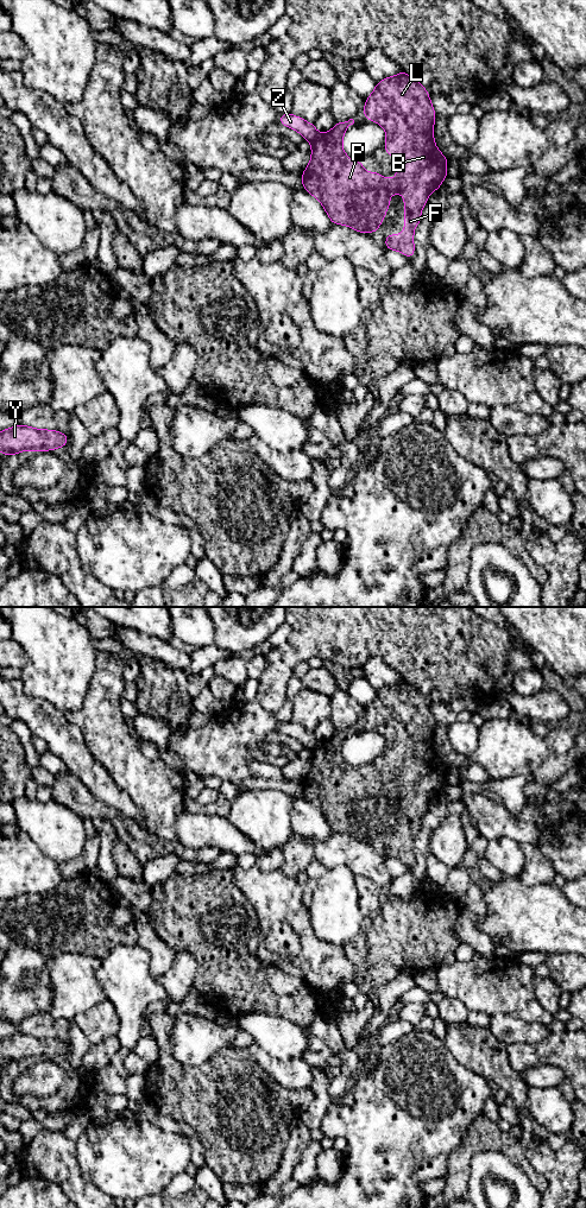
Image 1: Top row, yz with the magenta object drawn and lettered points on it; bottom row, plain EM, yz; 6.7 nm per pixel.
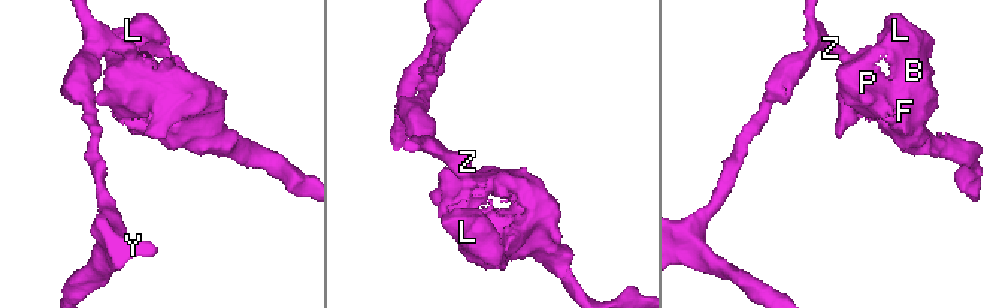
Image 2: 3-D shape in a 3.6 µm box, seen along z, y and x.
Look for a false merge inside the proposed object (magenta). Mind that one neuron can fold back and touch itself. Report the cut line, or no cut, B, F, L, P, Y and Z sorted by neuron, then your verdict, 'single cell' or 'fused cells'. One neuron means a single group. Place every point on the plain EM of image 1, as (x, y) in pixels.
cut yz (317, 741), (310, 750); groups B F L P / Y Z; fused cells

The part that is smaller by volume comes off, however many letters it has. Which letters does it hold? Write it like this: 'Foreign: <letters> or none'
Foreign: B, F, L, P

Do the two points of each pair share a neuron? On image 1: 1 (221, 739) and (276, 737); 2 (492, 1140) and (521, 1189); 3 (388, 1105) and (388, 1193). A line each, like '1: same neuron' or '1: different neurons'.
1: different neurons
2: different neurons
3: same neuron

